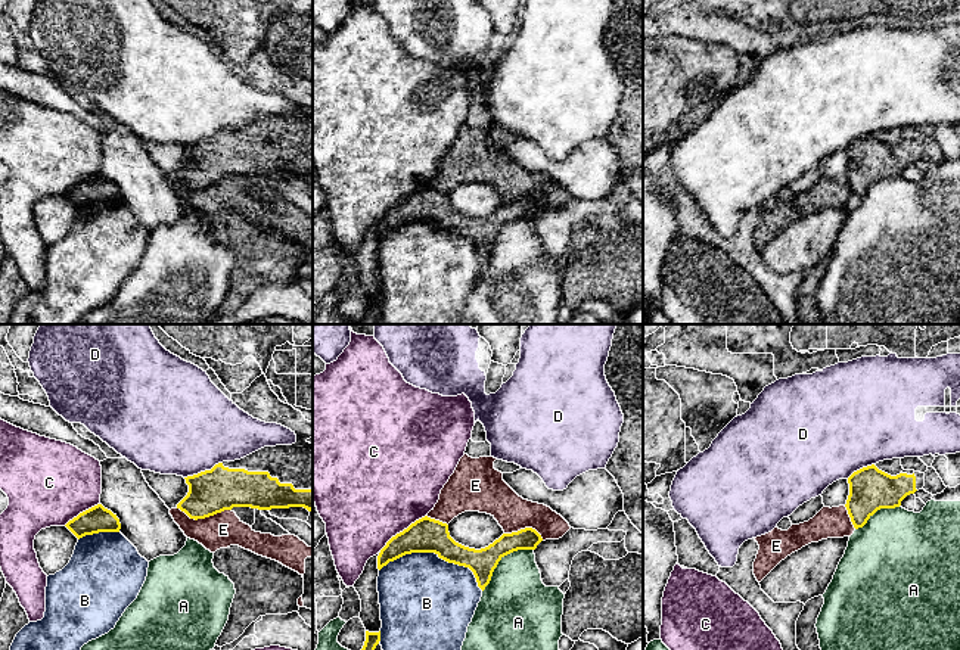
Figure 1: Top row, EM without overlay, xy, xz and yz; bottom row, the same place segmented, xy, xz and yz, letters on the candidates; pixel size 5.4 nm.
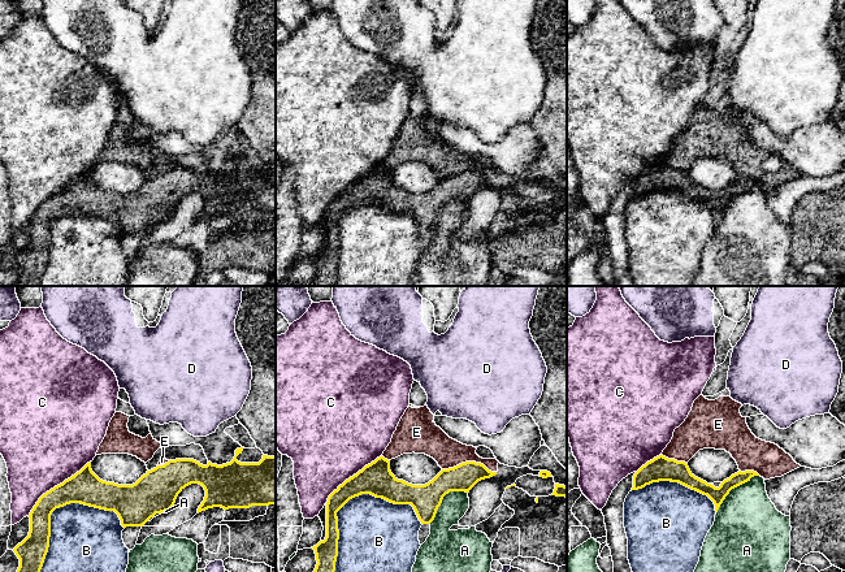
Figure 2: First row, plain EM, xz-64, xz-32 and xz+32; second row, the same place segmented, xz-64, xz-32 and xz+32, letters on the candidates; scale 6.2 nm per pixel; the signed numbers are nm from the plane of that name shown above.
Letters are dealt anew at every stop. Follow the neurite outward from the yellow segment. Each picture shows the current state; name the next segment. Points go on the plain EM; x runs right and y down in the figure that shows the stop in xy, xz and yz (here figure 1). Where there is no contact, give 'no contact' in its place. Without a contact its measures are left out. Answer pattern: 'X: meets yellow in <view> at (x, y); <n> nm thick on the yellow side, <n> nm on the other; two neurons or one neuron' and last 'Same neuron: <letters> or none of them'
A: meets yellow in xz at (500, 229); 150 nm thick on the yellow side, 360 nm on the other; two neurons
B: meets yellow in xz at (435, 223); 190 nm thick on the yellow side, 460 nm on the other; two neurons
C: meets yellow in xz at (403, 201); 190 nm thick on the yellow side, 500 nm on the other; two neurons
D: meets yellow in xy at (202, 142); 240 nm thick on the yellow side, 500 nm on the other; two neurons
E: meets yellow in xy at (204, 187); 240 nm thick on the yellow side, 190 nm on the other; two neurons
Same neuron: none of them

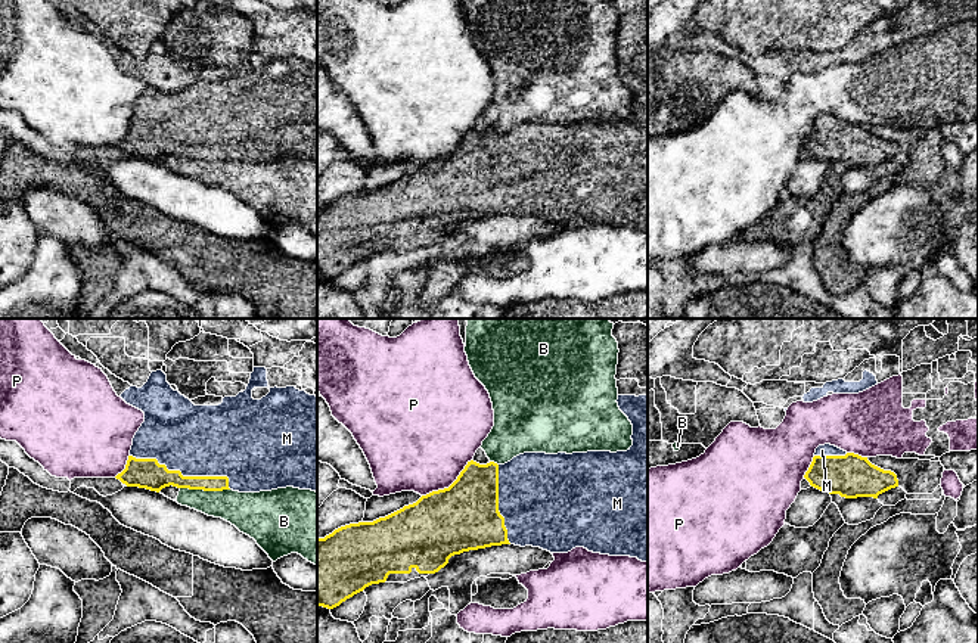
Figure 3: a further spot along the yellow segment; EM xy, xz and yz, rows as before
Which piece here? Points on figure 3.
B: meets yellow in xy at (205, 160); 110 nm thick on the yellow side, 200 nm on the other; two neurons
M: meets yellow in xy at (185, 146); 160 nm thick on the yellow side, 380 nm on the other; one neuron
P: meets yellow in xz at (450, 155); 380 nm thick on the yellow side, 480 nm on the other; two neurons
Same neuron: M

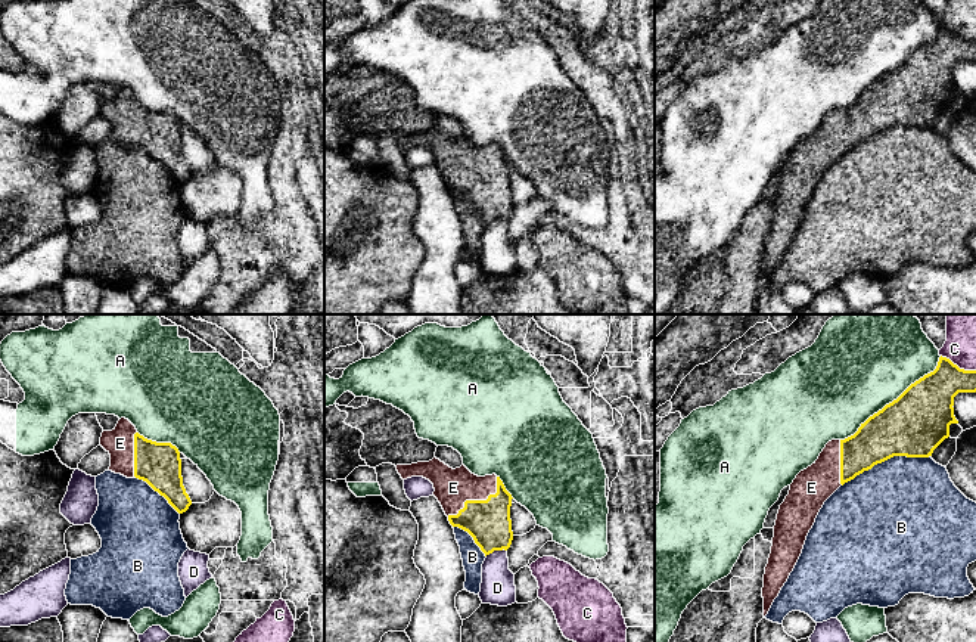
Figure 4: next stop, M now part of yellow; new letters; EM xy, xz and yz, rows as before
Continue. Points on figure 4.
A: meets yellow in yz at (894, 70); 340 nm thick on the yellow side, 460 nm on the other; two neurons
B: meets yellow in yz at (885, 129); 340 nm thick on the yellow side, 480 nm on the other; two neurons
C: meets yellow in yz at (957, 36); 260 nm thick on the yellow side, 180 nm on the other; two neurons
D: meets yellow in xz at (496, 219); 240 nm thick on the yellow side, 190 nm on the other; two neurons
E: meets yellow in xz at (476, 170); 240 nm thick on the yellow side, 200 nm on the other; one neuron
Same neuron: E

